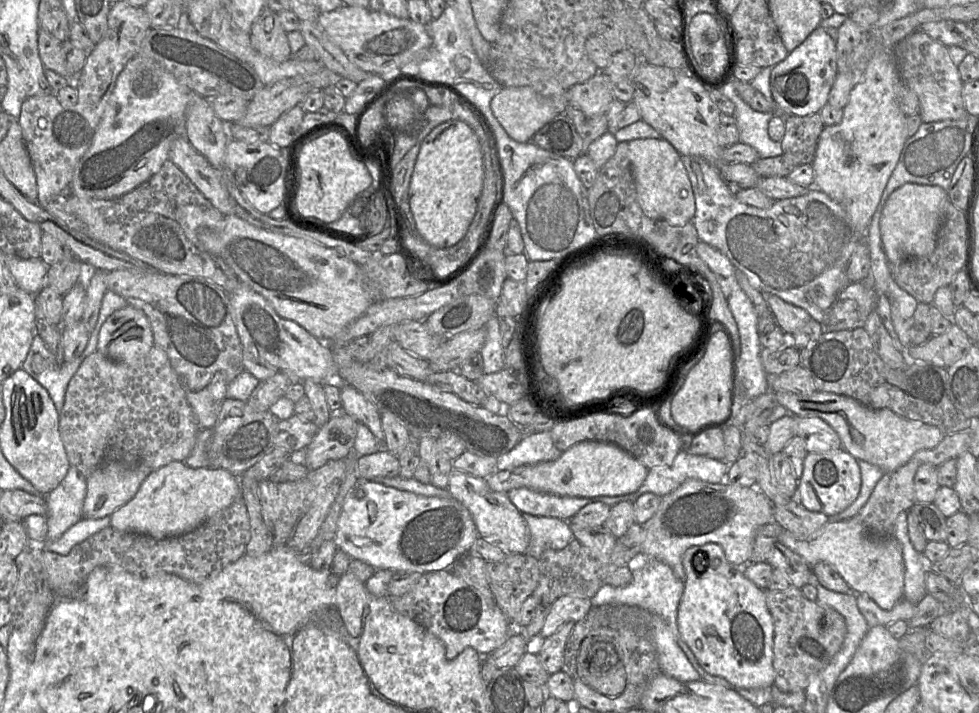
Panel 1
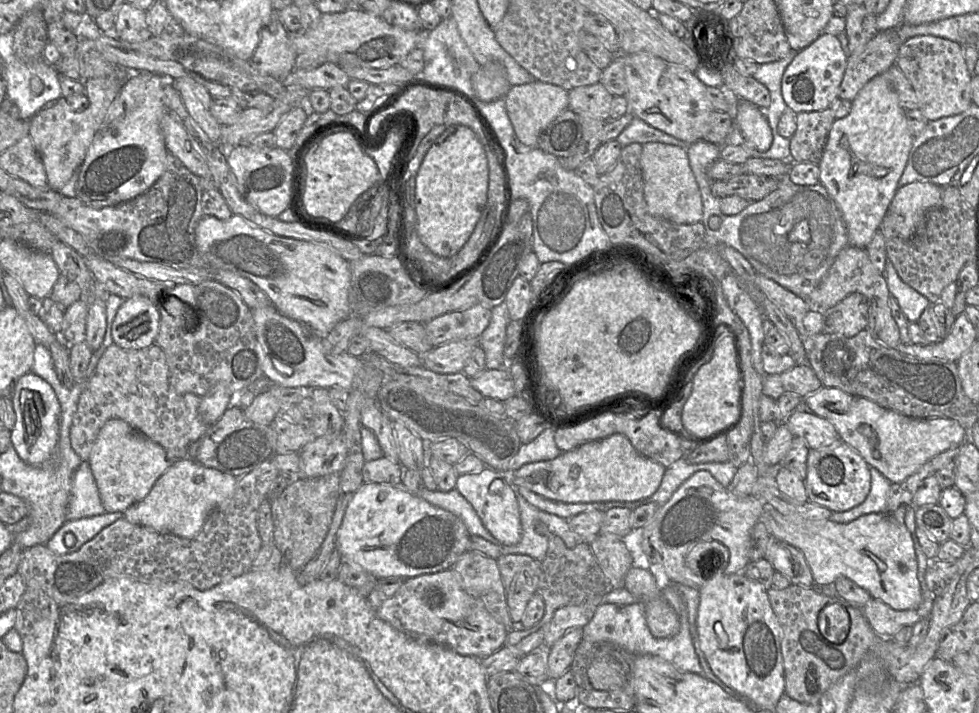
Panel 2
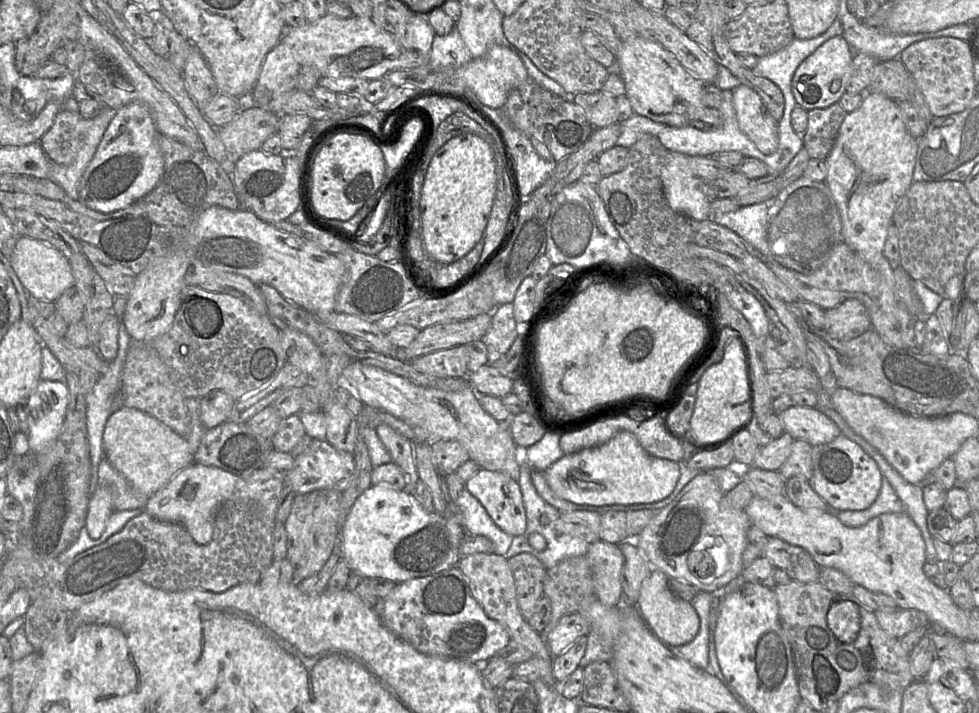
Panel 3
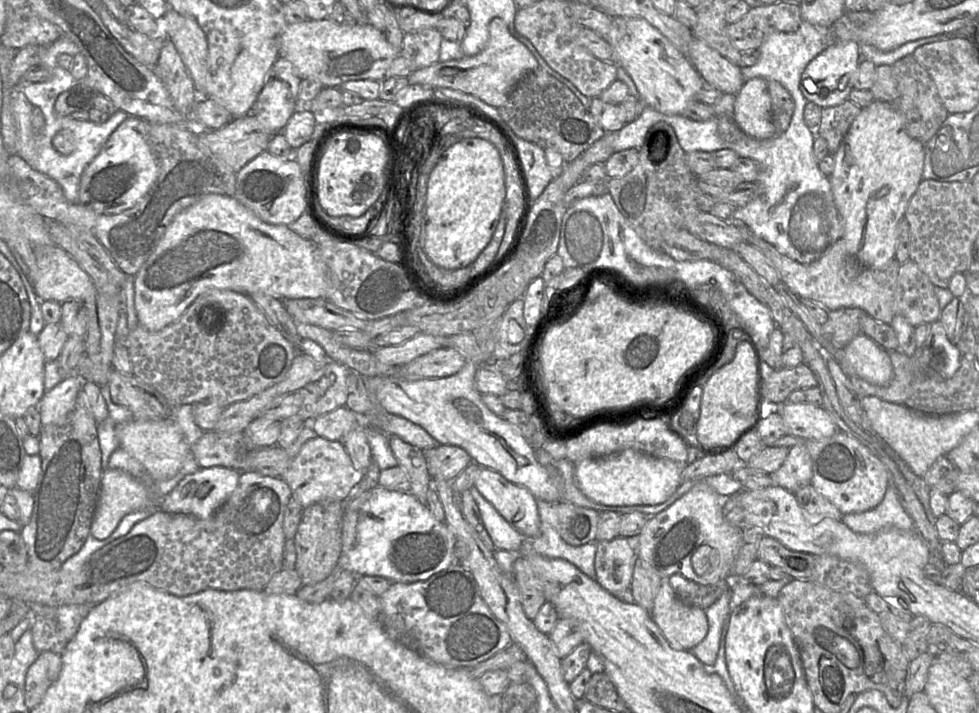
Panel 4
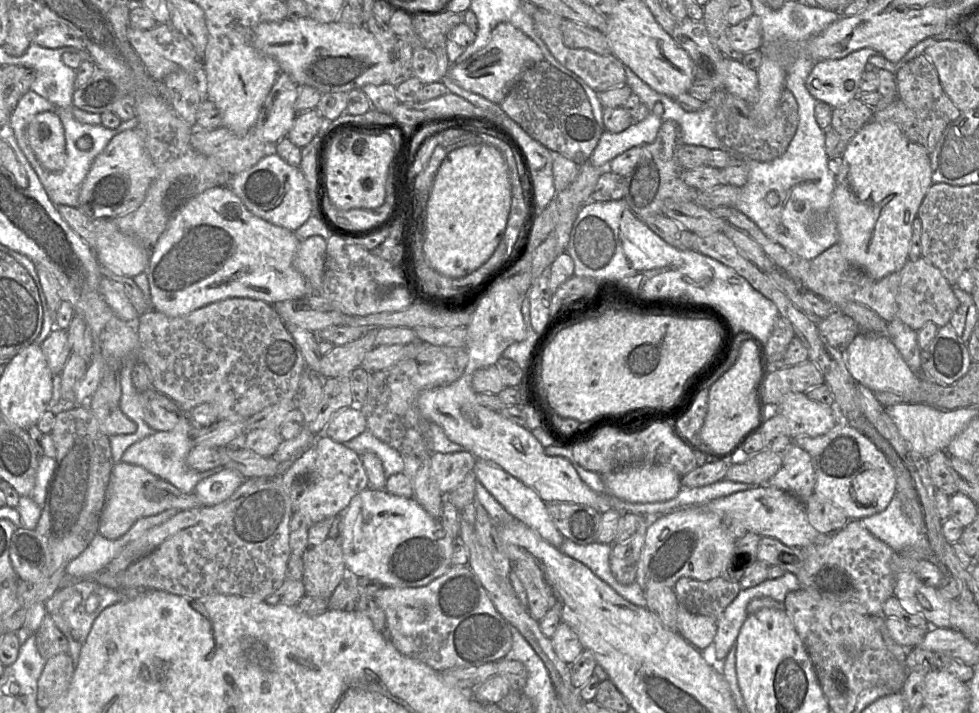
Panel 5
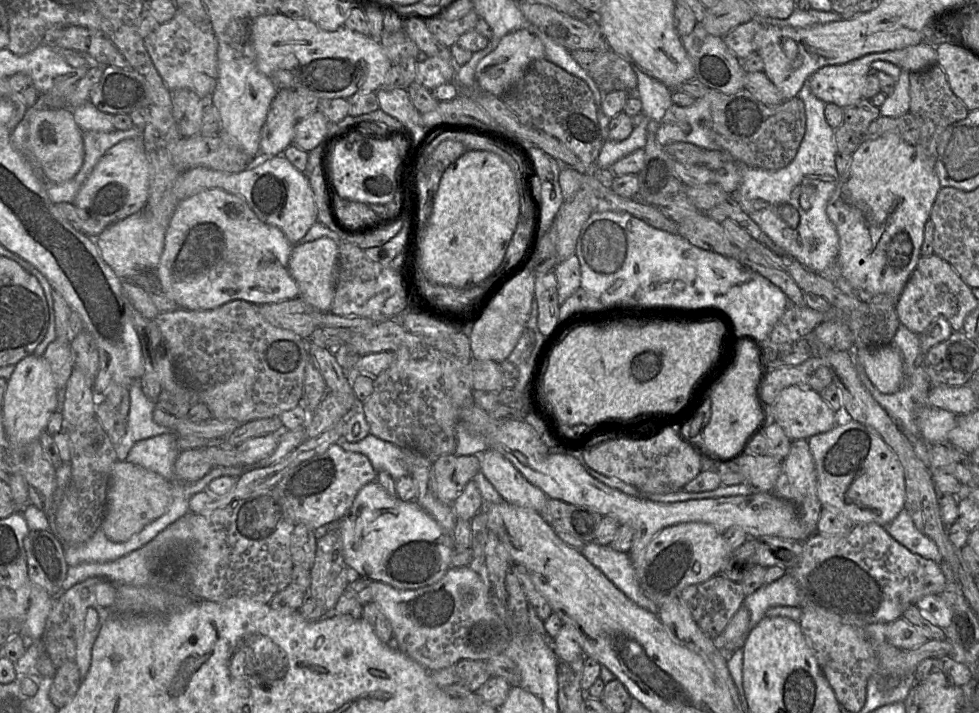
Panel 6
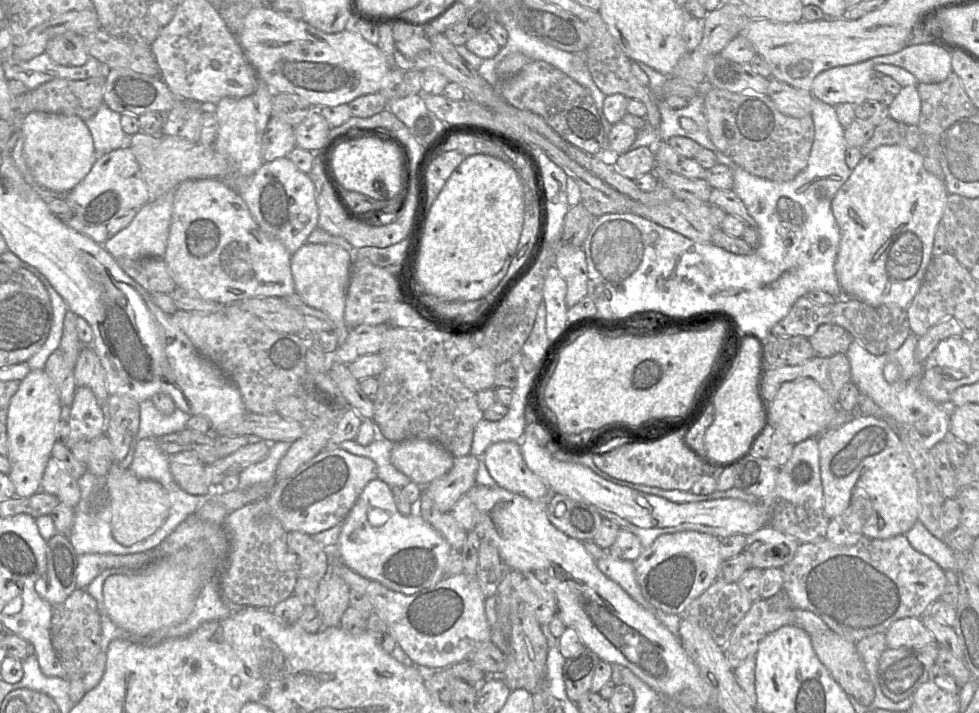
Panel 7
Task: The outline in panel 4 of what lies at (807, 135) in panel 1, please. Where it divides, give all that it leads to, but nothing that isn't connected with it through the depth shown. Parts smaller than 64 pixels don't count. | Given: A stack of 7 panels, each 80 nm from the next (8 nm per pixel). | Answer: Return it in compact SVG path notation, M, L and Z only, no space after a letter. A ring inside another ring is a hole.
M849 100L837 106L822 109L817 136L826 140L832 154L837 152L861 109Z

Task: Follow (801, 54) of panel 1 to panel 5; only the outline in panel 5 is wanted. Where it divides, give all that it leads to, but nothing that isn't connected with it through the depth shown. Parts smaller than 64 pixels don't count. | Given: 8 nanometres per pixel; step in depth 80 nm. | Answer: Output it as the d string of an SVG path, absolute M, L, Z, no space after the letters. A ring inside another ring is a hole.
M862 48L841 59L817 61L806 80L810 94L820 102L838 108L860 92L861 78L871 56L881 55L871 48Z

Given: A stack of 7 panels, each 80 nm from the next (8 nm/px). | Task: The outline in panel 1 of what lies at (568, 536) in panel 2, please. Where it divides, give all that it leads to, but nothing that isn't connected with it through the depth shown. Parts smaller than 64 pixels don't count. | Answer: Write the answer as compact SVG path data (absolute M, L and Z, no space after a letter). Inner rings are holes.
M523 514L530 535L526 553L536 559L547 550L561 550L574 539L573 532L566 520Z

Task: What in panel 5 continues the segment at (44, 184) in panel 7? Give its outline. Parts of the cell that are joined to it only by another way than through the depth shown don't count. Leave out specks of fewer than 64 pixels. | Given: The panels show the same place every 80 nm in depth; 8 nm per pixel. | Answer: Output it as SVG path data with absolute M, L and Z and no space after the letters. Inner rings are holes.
M37 113L28 125L28 142L34 156L45 169L58 172L64 168L66 139L57 113Z

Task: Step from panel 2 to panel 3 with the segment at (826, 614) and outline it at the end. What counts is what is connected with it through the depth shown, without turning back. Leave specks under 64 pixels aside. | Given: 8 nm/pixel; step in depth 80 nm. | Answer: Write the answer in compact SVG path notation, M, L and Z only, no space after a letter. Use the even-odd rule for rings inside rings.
M844 600L835 602L828 610L827 625L840 642L853 642L860 629L857 605Z

